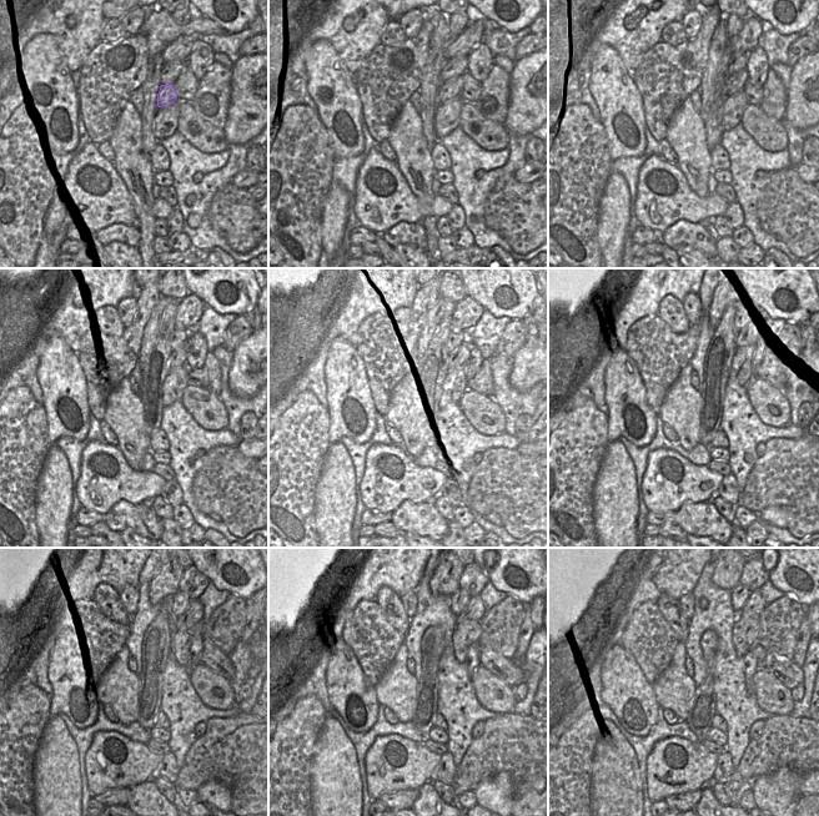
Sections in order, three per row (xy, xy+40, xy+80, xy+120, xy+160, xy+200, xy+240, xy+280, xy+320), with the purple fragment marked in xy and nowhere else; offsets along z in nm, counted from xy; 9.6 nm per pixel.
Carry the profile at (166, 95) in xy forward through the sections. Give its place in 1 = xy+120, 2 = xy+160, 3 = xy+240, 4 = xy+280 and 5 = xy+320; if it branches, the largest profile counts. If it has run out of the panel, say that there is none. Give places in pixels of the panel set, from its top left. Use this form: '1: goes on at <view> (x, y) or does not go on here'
1: goes on at xy+120 (177, 358)
2: goes on at xy+160 (458, 356)
3: goes on at xy+240 (194, 613)
4: goes on at xy+280 (475, 609)
5: goes on at xy+320 (755, 604)

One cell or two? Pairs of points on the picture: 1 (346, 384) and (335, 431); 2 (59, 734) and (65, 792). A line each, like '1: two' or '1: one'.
1: one
2: one

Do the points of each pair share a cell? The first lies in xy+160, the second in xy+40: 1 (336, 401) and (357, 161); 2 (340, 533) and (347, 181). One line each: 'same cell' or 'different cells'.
1: different cells
2: different cells

